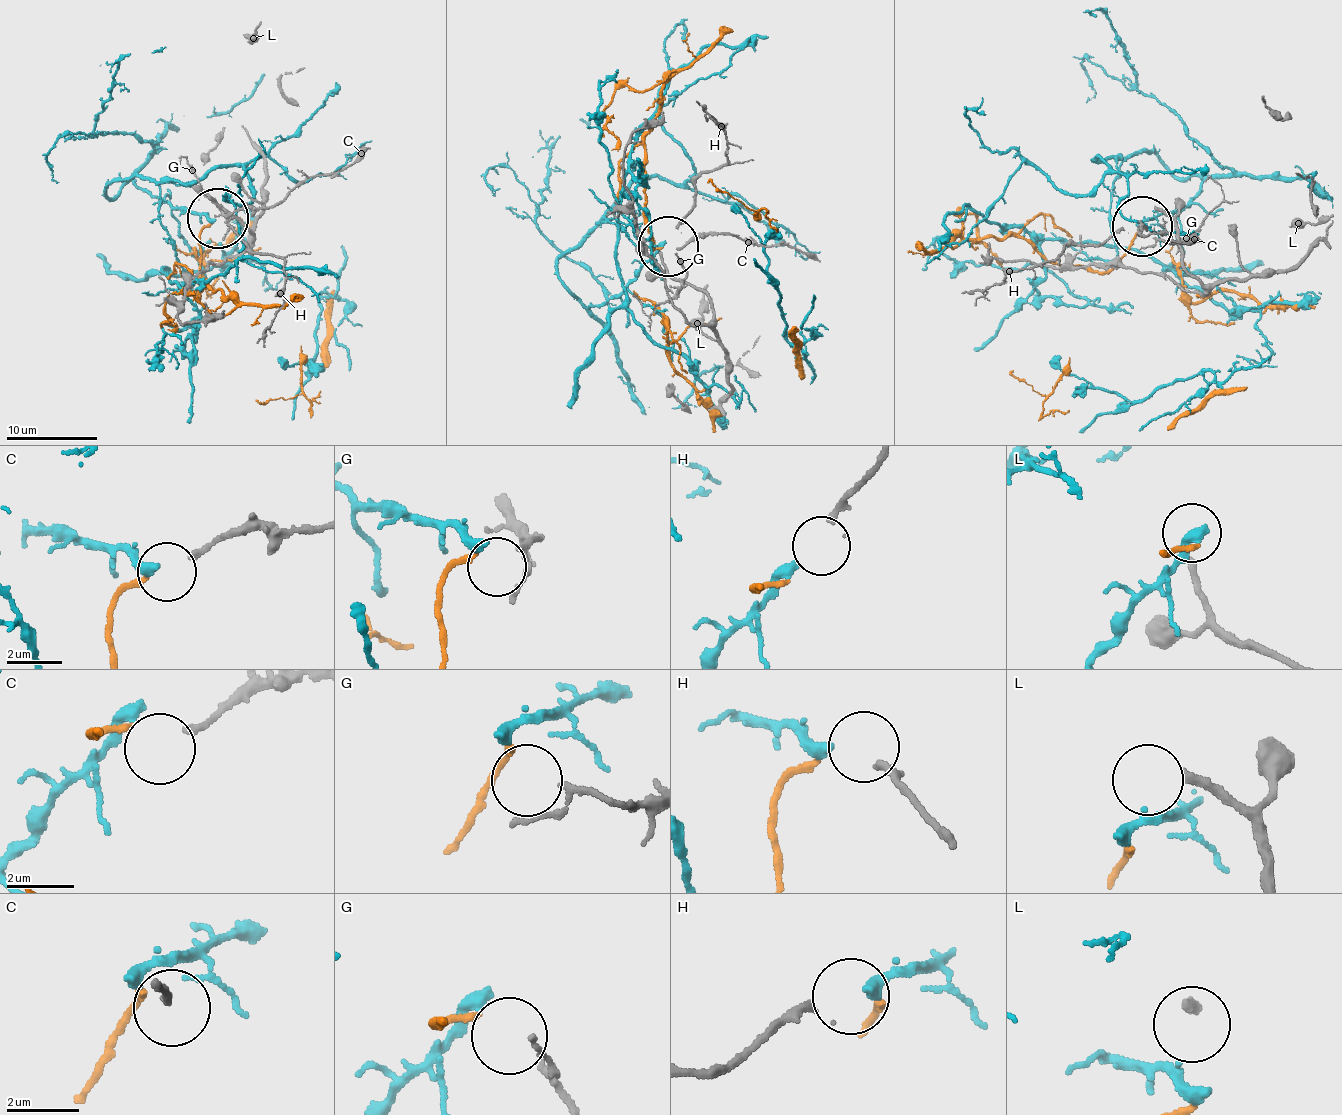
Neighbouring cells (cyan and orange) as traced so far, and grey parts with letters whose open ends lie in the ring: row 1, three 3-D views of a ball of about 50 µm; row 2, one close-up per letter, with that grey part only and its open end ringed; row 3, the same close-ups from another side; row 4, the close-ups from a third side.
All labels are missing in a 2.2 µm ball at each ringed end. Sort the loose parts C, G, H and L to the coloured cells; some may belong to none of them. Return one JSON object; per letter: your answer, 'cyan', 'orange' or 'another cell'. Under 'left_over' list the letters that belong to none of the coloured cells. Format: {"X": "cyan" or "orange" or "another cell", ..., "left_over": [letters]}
{"C": "orange", "G": "another cell", "H": "cyan", "L": "another cell", "left_over": ["G", "L"]}

